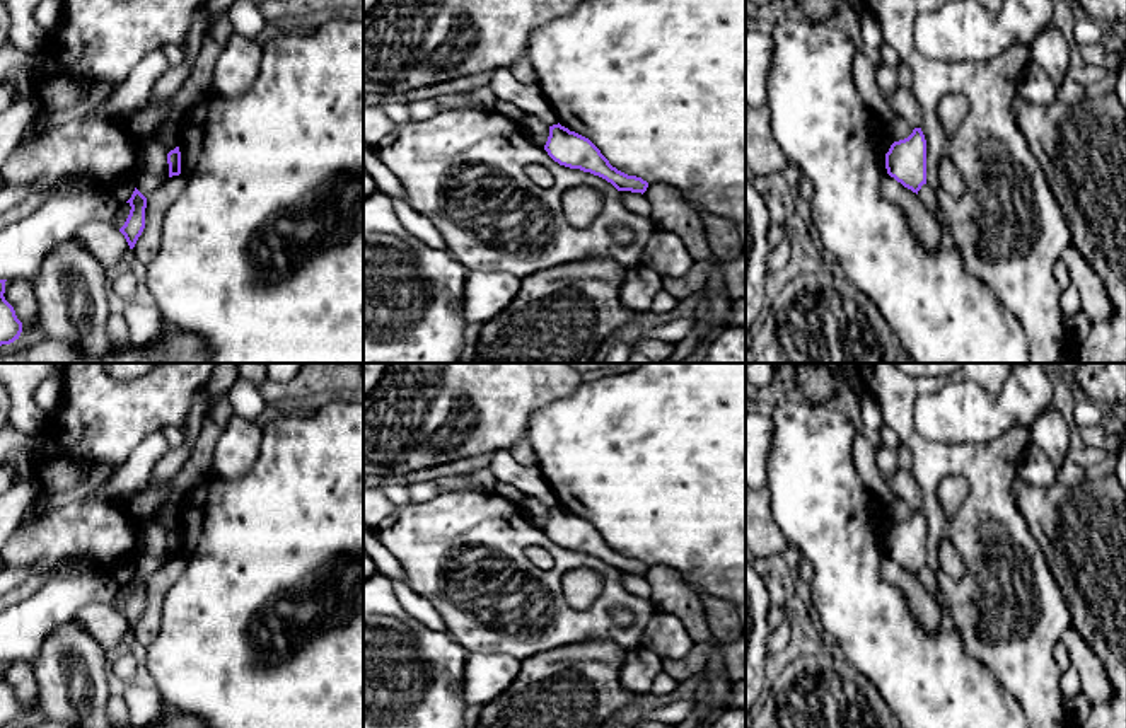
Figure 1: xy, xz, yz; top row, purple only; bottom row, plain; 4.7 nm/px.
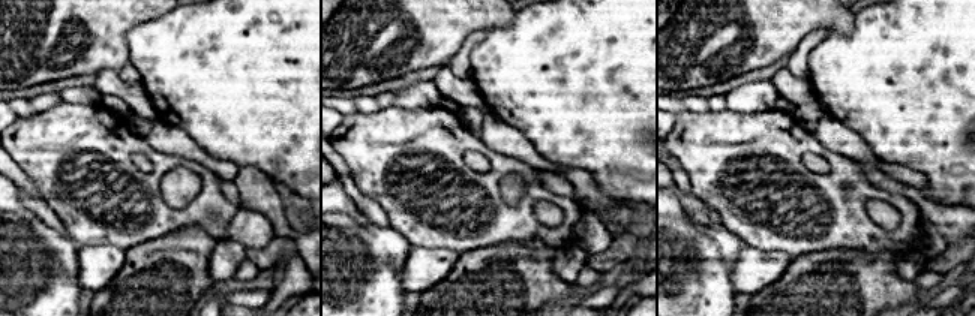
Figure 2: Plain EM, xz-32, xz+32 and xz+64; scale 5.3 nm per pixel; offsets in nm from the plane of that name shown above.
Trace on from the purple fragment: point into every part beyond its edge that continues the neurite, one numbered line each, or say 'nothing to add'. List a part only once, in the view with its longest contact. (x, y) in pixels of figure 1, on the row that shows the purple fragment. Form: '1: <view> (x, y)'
nothing to add

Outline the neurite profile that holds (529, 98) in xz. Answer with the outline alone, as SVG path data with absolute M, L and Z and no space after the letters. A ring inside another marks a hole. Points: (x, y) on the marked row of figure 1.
M510 68L493 72L488 85L498 101L512 102L525 114L537 116L548 126L558 124L558 118L541 87L537 84L519 82Z

